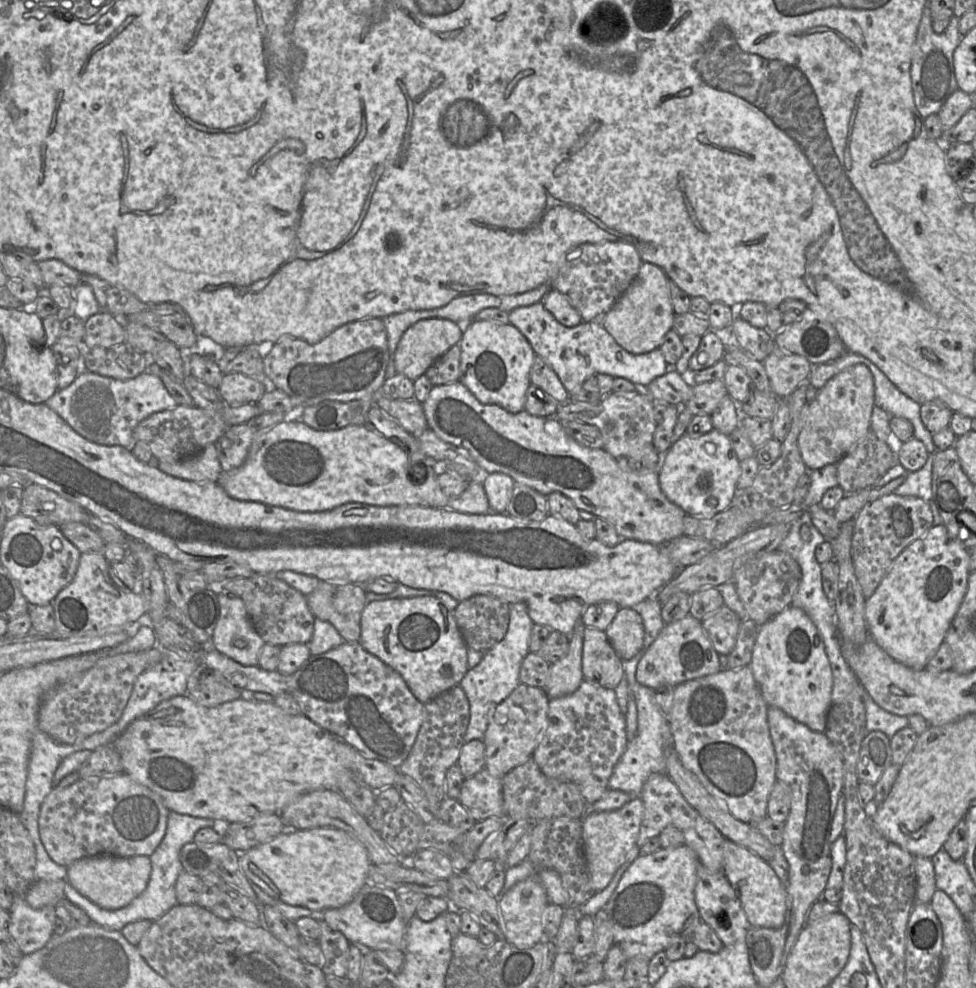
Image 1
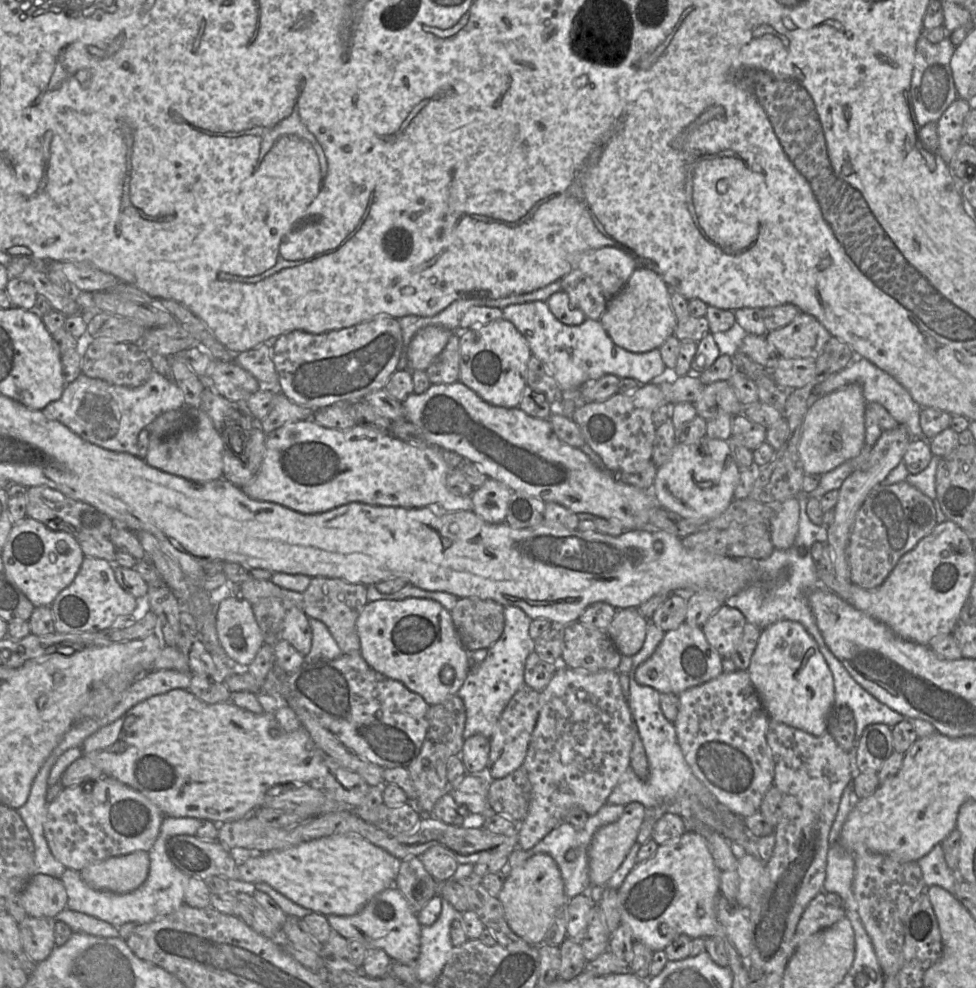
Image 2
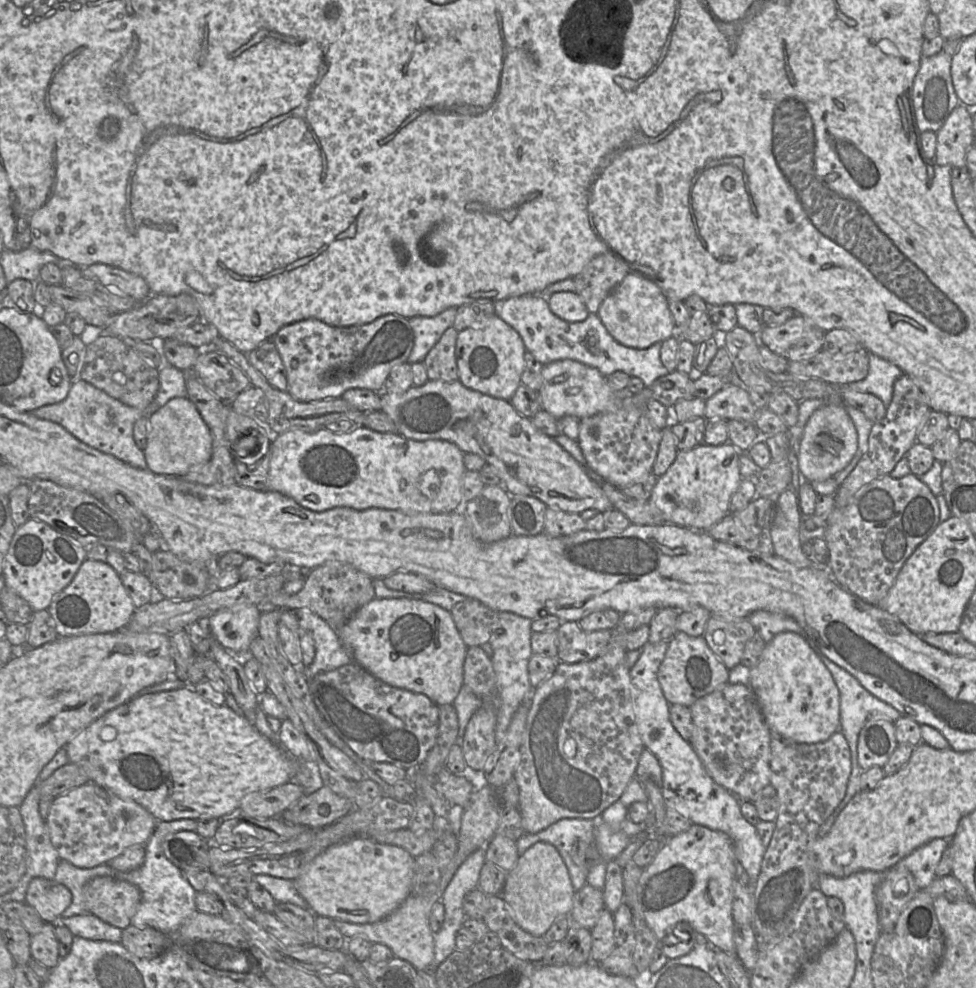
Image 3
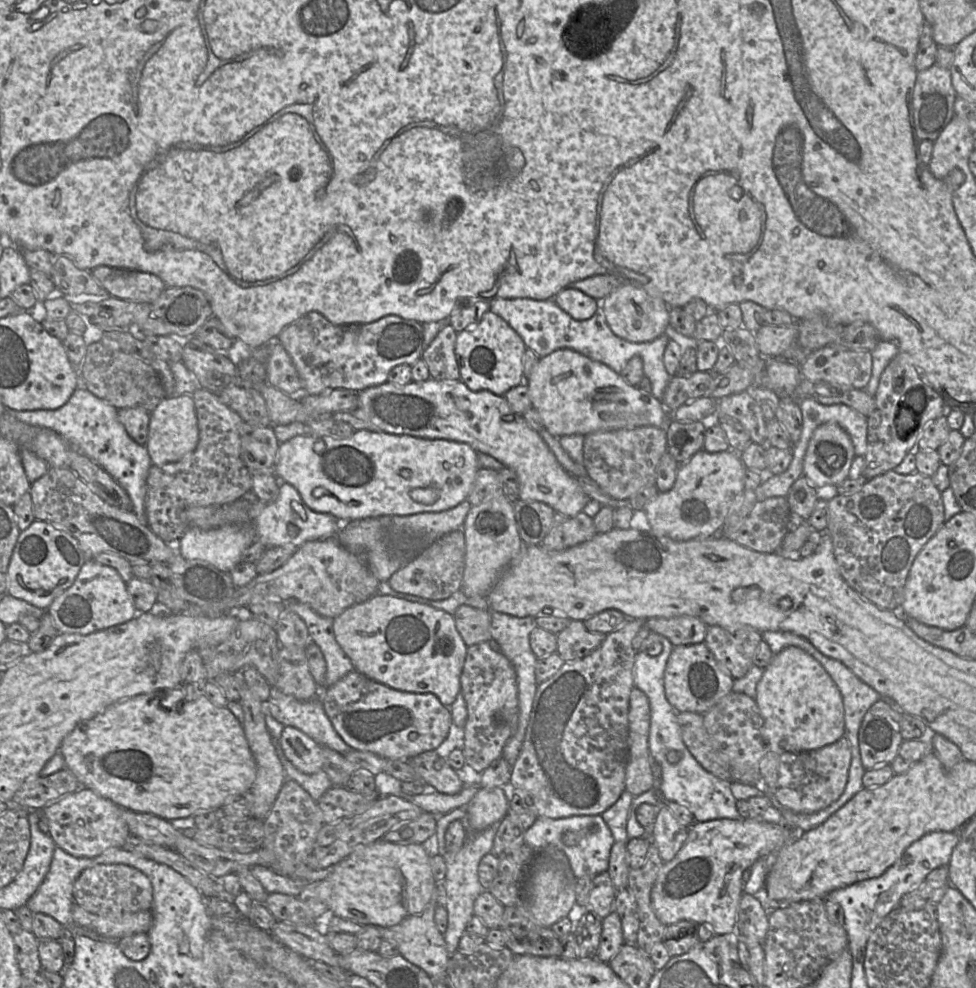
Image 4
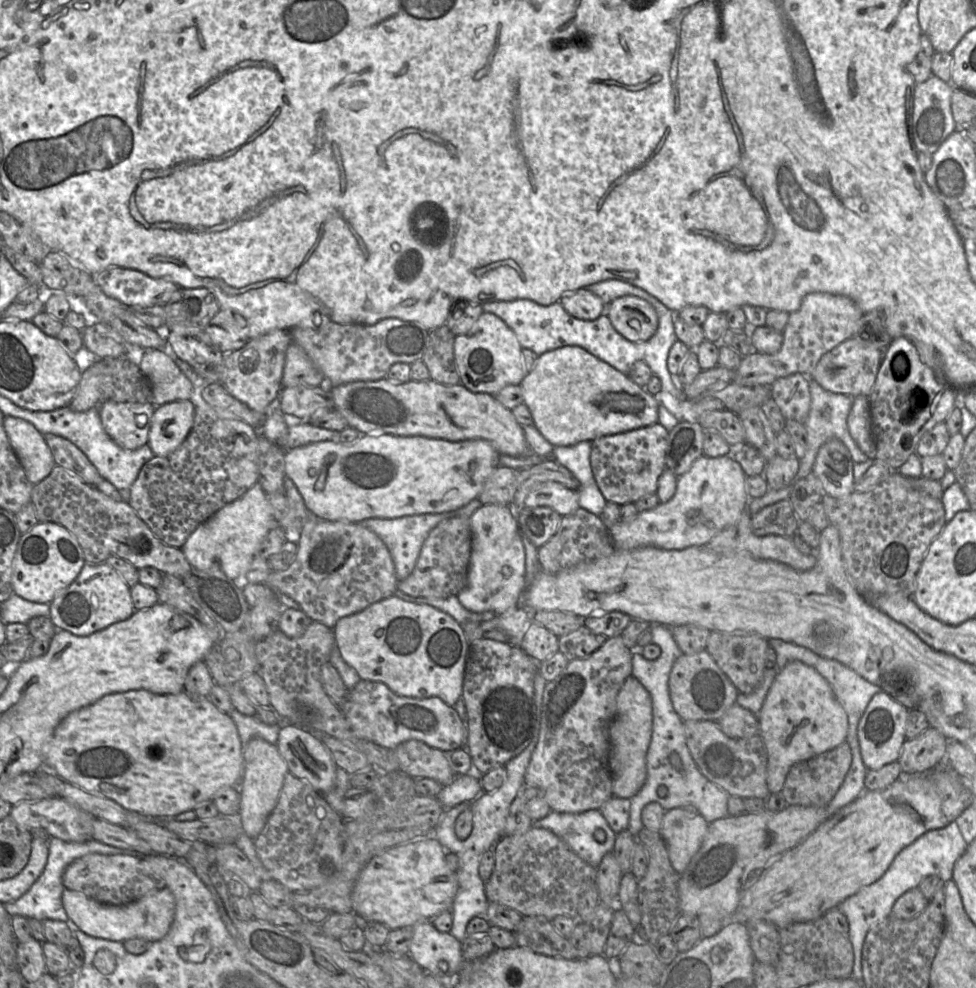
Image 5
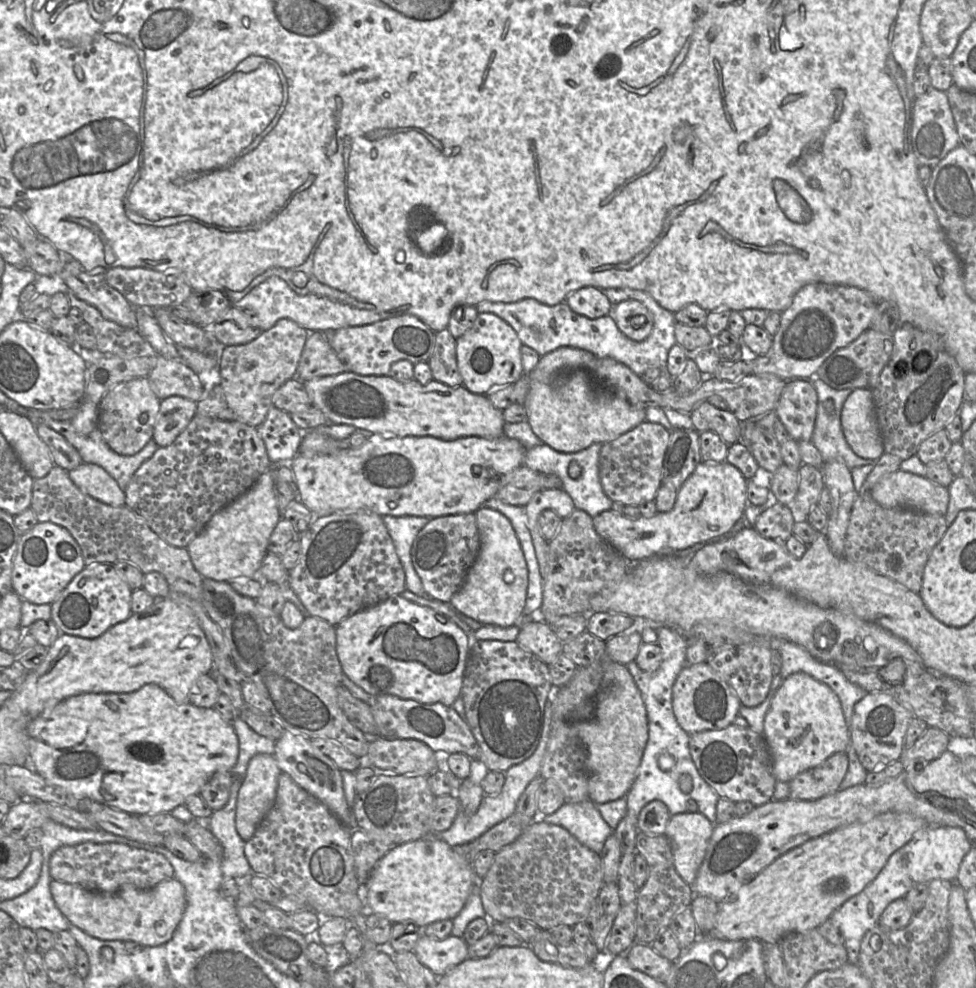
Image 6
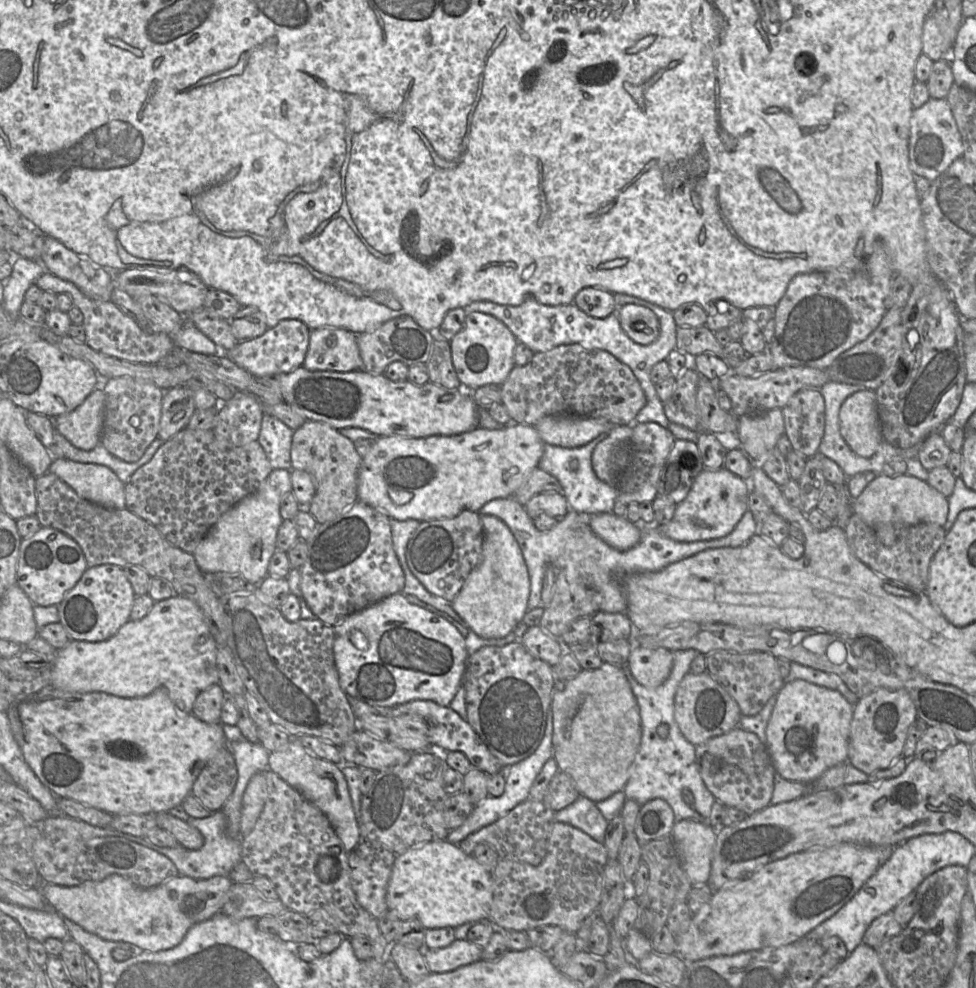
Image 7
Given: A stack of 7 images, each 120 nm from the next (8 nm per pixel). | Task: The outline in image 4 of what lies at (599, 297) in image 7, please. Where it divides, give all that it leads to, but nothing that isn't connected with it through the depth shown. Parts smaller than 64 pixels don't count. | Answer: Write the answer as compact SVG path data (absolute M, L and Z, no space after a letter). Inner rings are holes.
M563 288L553 300L575 320L586 320L601 312L599 301L575 288Z

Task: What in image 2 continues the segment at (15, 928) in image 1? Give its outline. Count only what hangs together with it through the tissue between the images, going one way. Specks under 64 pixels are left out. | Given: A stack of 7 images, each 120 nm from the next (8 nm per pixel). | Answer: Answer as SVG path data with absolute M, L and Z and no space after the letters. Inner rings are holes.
M27 916L18 924L23 951L35 962L45 961L55 948L54 918Z

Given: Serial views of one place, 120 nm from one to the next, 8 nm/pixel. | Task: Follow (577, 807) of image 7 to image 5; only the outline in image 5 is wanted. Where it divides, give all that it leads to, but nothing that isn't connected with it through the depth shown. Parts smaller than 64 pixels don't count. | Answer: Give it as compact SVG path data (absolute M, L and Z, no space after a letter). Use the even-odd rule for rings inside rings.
M600 809L582 813L551 811L546 817L535 821L533 827L552 831L582 860L597 869L605 854L614 849L617 836ZM597 829L602 829L606 833L603 843L597 842L594 838Z

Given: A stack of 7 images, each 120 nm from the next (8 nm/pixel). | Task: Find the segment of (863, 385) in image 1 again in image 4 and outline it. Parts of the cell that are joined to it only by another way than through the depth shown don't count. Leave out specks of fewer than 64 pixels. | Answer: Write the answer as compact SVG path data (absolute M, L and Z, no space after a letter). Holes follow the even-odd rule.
M835 422L818 426L808 443L803 461L803 475L822 492L838 494L836 486L848 478L849 469L855 456L852 441L847 432Z

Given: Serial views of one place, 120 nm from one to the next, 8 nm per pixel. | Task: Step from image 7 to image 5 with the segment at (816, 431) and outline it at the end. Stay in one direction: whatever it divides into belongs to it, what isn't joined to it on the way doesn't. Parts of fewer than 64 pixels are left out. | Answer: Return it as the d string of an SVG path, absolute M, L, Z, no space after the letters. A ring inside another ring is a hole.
M795 373L779 378L771 385L771 396L786 420L796 420L804 425L810 410L809 378Z

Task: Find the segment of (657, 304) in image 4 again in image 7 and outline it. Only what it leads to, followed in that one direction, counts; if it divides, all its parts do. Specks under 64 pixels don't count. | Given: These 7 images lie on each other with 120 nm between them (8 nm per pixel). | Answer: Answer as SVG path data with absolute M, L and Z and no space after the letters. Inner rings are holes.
M625 304L617 307L620 325L630 339L640 345L654 342L660 333L660 323L656 314L649 308Z

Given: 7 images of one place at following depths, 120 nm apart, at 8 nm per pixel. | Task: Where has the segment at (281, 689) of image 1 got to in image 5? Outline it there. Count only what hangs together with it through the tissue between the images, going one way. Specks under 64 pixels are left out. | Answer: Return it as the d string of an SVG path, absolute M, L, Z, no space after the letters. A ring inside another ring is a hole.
M360 680L338 706L354 733L387 749L394 749L407 740L419 740L441 751L466 747L467 726L452 706L438 697L417 699L399 696L385 684Z

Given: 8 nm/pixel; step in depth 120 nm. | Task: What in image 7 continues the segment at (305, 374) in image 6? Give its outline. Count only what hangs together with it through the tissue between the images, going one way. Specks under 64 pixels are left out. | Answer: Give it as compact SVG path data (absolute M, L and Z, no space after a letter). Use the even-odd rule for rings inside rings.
M341 328L311 330L302 366L309 371L361 370L362 359L356 337L357 335Z

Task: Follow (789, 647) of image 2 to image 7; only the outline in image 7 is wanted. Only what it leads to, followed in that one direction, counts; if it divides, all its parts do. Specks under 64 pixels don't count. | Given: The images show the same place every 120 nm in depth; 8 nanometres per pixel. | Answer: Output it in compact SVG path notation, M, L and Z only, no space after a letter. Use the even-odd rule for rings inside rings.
M797 679L783 684L766 726L767 749L775 771L784 779L810 784L828 768L848 762L850 725L854 706L838 691Z

